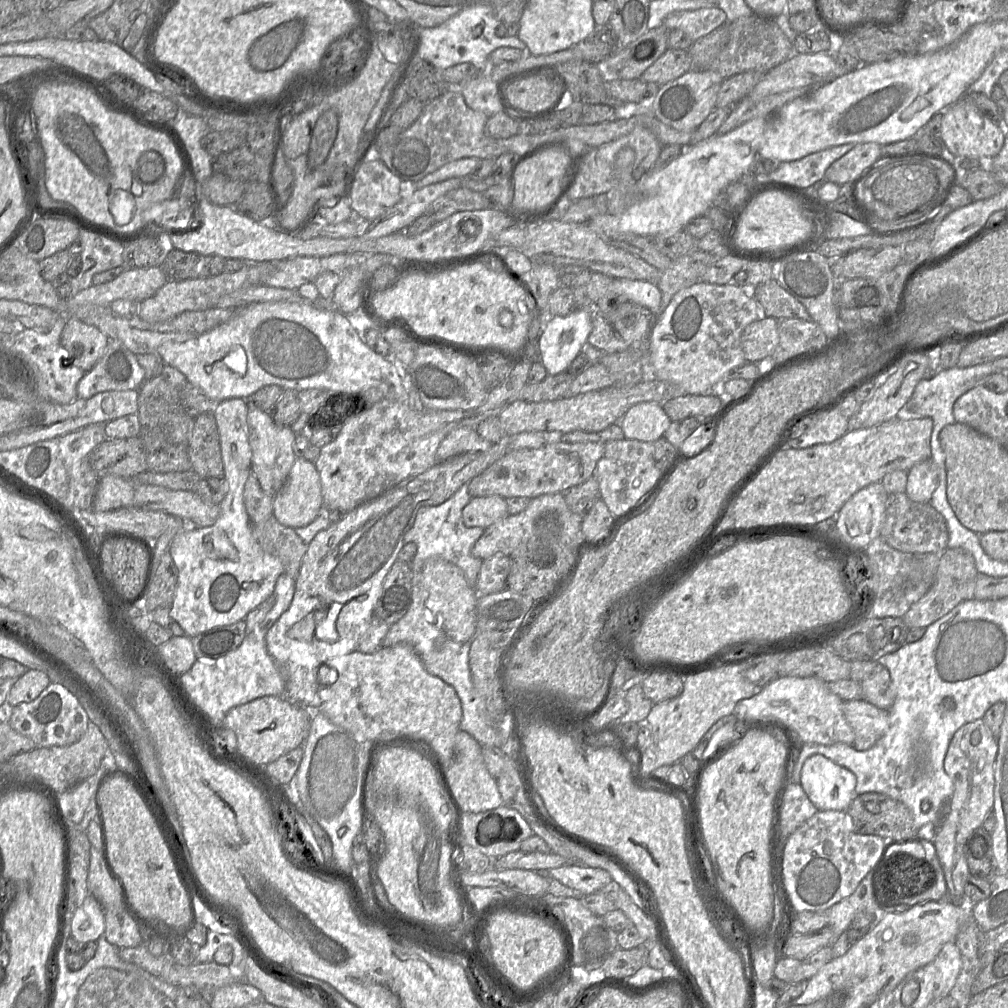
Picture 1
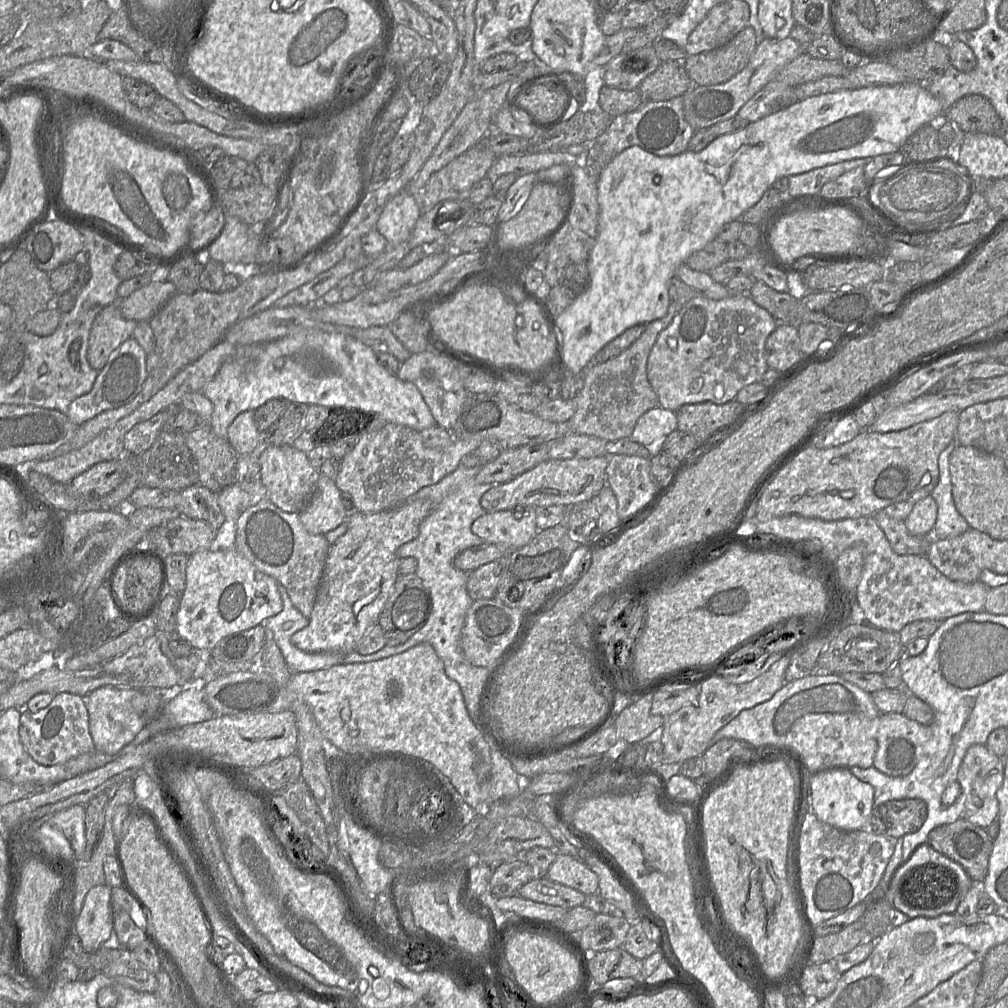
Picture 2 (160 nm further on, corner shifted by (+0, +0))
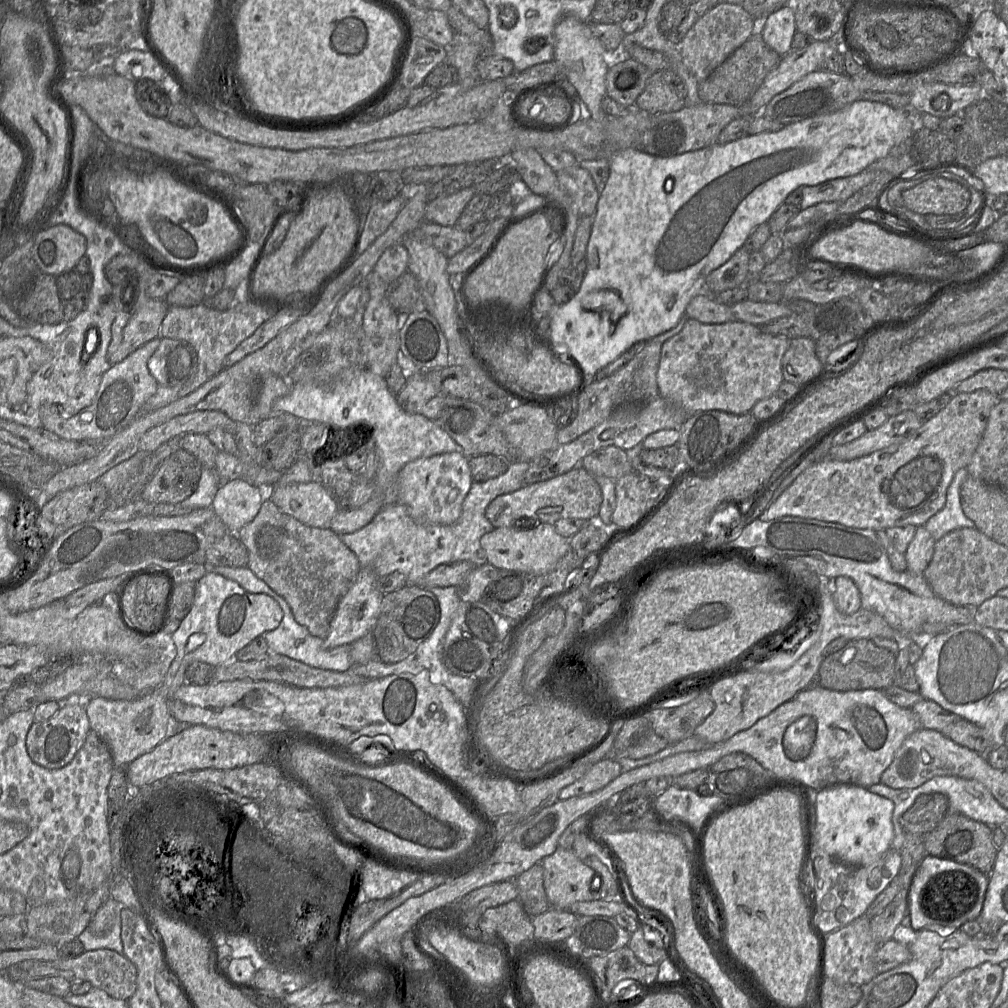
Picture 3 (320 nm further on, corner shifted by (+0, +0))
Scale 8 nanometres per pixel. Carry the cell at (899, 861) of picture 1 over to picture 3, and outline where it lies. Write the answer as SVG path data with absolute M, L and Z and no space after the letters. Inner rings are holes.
M926 854L918 865L908 890L911 927L949 935L982 912L989 876L973 866Z

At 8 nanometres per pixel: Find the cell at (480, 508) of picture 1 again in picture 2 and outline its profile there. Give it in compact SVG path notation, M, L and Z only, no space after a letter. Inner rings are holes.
M516 506L509 510L487 512L477 518L472 532L485 542L515 550L528 544L538 533L536 507Z

